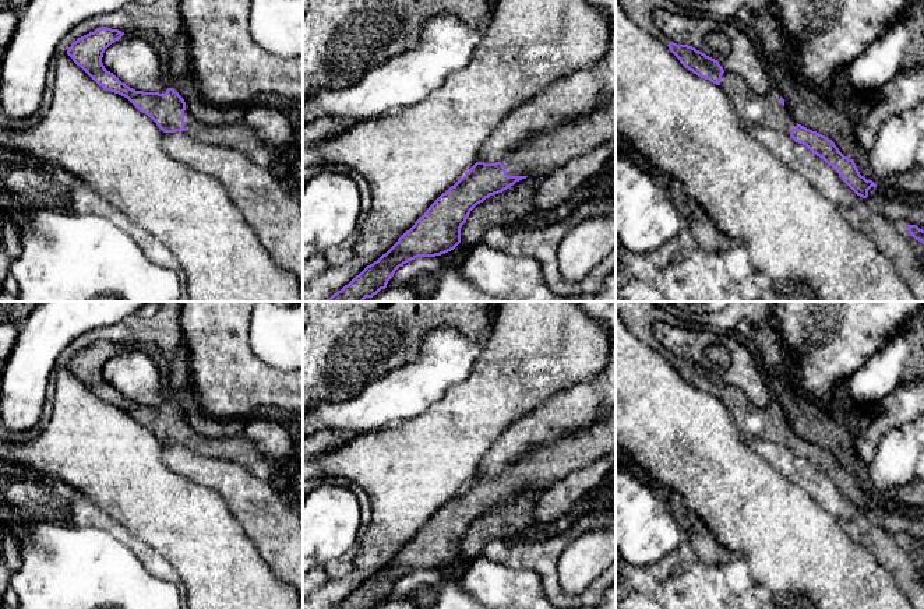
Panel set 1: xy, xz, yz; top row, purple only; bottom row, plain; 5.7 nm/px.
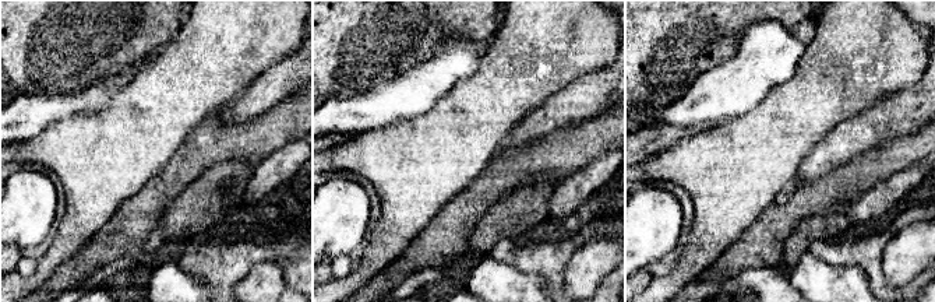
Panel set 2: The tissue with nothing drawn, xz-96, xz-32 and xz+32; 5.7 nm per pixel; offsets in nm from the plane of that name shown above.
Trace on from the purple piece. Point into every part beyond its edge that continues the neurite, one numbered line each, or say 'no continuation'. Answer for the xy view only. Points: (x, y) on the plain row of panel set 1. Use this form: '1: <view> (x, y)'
1: xy (239, 449)

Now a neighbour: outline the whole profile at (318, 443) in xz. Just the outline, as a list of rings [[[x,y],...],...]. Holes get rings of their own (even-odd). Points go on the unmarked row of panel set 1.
[[[353,430],[341,432],[317,432],[303,437],[303,462],[322,455],[328,451],[338,450],[356,439],[360,433]]]

